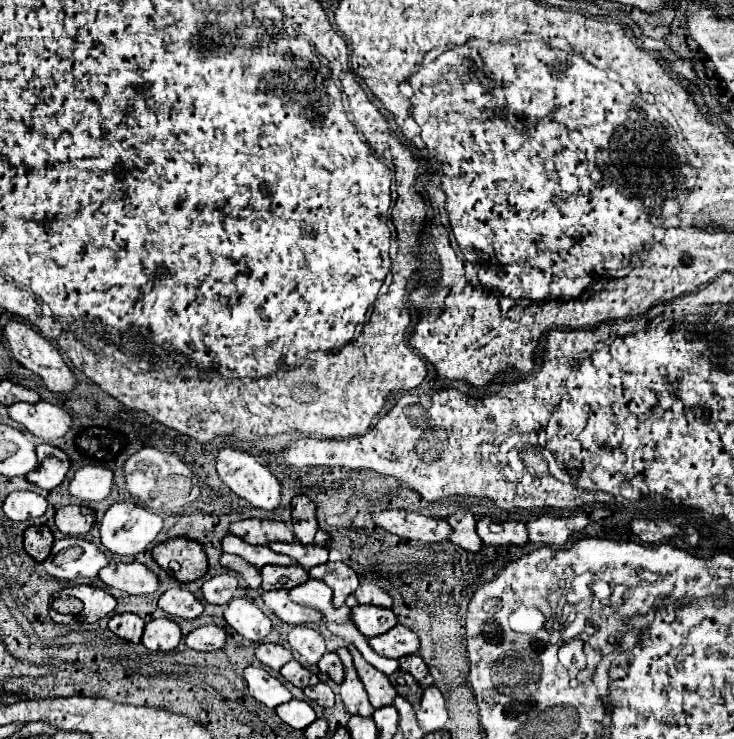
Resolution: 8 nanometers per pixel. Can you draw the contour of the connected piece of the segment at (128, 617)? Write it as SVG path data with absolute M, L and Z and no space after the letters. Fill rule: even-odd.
M131 612L115 614L109 620L109 630L113 634L117 634L119 638L129 640L129 642L139 642L143 628L145 628L145 622L137 614L131 614Z

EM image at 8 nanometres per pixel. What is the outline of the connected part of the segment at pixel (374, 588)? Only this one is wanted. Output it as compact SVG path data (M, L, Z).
M363 582L363 584L359 584L359 588L347 598L345 604L347 604L349 608L359 606L359 604L373 604L373 606L391 608L393 598L391 598L383 588L379 588L377 584L373 584L373 582Z

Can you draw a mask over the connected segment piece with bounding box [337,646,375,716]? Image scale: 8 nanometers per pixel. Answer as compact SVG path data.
M345 646L337 650L343 666L345 666L345 680L341 682L341 700L347 706L349 714L359 714L359 716L371 716L375 708L371 706L367 692L363 688L363 682L359 680L355 668L353 668L353 658Z

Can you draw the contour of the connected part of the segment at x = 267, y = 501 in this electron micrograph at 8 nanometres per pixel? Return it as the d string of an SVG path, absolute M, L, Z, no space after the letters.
M223 446L215 458L219 478L251 506L275 510L281 504L281 484L255 456Z

